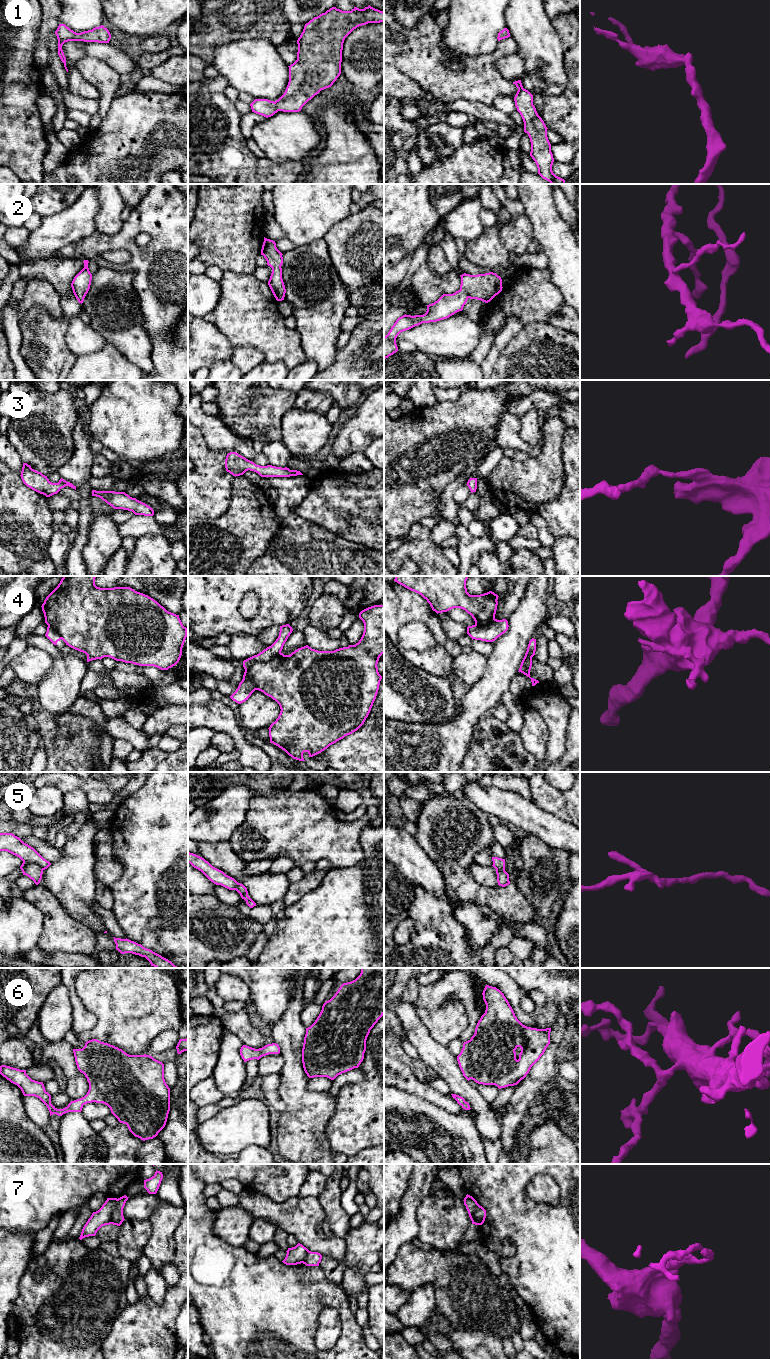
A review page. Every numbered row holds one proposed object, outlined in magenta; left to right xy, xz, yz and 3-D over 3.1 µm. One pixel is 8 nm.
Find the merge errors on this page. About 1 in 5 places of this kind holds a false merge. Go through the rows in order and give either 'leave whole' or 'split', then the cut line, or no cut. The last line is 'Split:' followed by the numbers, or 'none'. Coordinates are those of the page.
1: leave whole; cut none
2: leave whole; cut none
3: leave whole; cut none
4: leave whole; cut none
5: split; cut xy (23, 861), (36, 863), (42, 870)
6: leave whole; cut none
7: split; cut xy (118, 1199), (112, 1211), (110, 1223)
Split: 5, 7

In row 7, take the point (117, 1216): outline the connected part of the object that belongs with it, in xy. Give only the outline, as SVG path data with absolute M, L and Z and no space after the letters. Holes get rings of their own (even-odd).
M126 1195L118 1198L117 1204L116 1204L114 1210L112 1211L111 1224L120 1226L122 1224L122 1222L125 1220L124 1216L123 1216L123 1208L125 1206L125 1203L128 1200L128 1198L129 1197L127 1197Z

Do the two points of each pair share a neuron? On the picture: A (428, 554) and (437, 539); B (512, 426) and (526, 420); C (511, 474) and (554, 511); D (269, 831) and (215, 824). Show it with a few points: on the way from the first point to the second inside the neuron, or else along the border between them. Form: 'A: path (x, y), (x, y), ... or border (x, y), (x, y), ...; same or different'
A: border (429, 530), (431, 541), (436, 546); different
B: border (519, 419), (520, 438), (529, 445); different
C: border (562, 488), (554, 499), (540, 504), (534, 512); different
D: border (248, 806), (243, 822), (228, 840); different

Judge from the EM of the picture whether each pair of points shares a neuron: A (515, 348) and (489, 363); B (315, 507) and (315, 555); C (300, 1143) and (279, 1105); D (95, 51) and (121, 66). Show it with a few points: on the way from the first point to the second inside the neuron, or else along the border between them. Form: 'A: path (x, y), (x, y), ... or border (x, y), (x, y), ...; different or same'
A: border (512, 339), (499, 355), (492, 369); different
B: border (295, 511), (301, 517), (320, 525), (336, 535); different
C: border (277, 1092), (284, 1103), (284, 1110), (281, 1113); different
D: path (101, 51), (108, 53), (115, 60); same

